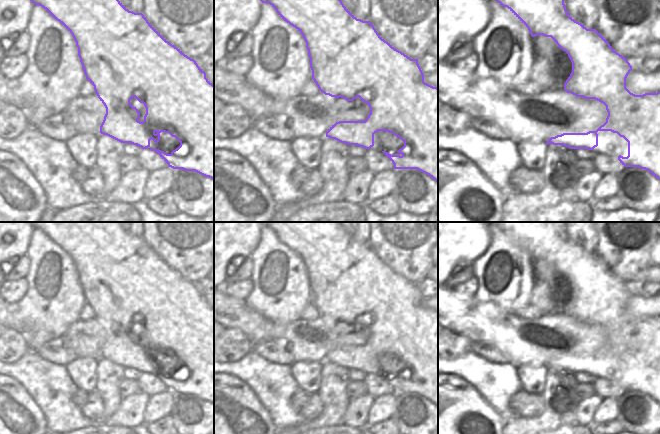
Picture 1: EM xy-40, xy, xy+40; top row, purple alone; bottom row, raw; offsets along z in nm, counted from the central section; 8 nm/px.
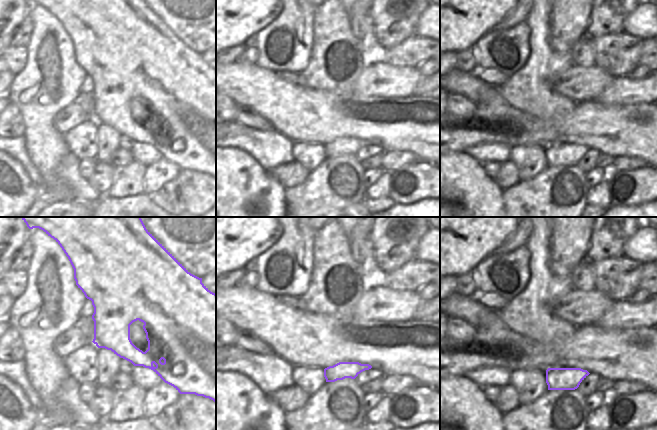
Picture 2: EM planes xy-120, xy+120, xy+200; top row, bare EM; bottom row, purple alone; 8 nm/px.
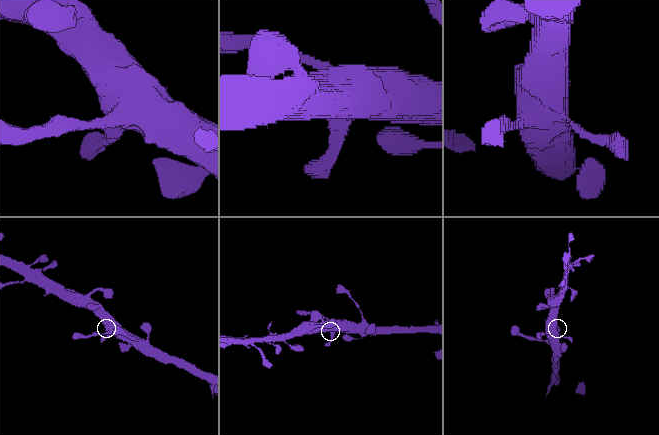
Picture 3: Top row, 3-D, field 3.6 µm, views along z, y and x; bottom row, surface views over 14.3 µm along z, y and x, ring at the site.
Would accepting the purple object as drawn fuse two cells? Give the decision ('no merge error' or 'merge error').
no merge error

